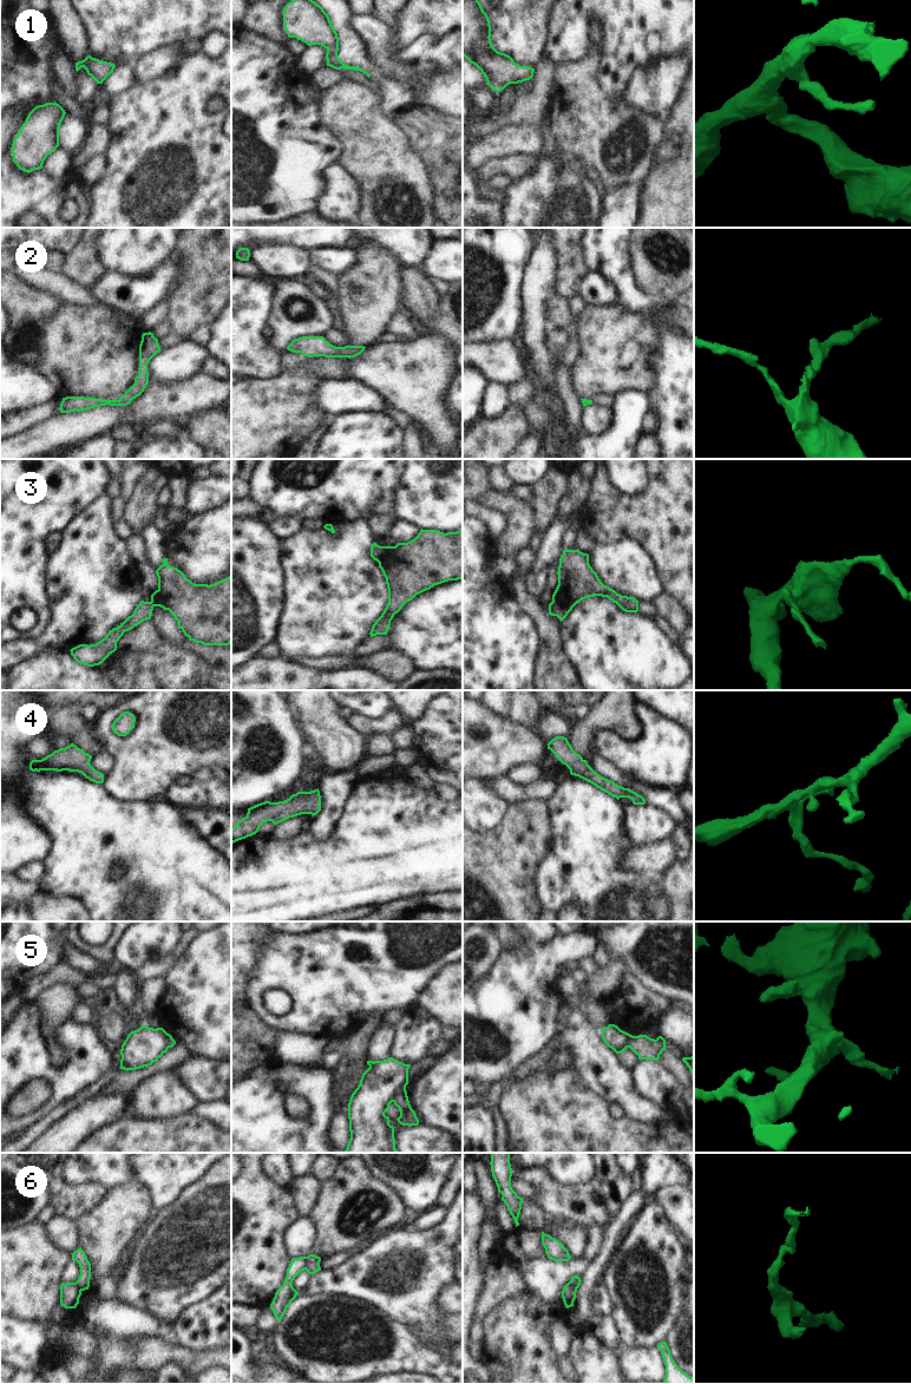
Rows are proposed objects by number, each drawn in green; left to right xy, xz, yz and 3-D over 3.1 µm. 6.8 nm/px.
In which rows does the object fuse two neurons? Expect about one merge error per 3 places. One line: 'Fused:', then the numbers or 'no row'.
Fused: 3, 5, 6

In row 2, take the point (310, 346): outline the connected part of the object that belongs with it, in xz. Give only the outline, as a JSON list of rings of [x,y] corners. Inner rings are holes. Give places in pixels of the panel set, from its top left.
[[[302,336],[294,339],[287,347],[293,353],[301,353],[308,358],[355,358],[360,355],[366,347],[363,346],[345,346],[335,347],[330,345],[323,336]]]

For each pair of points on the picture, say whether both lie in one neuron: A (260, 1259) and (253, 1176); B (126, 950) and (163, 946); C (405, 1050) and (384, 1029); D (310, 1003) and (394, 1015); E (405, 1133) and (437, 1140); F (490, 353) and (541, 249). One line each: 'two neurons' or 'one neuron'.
A: one neuron
B: one neuron
C: two neurons
D: two neurons
E: one neuron
F: two neurons

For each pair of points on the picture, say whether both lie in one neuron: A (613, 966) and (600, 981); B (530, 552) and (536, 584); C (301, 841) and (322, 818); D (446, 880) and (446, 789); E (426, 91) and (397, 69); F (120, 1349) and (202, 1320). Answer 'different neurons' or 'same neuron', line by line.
A: same neuron
B: different neurons
C: different neurons
D: different neurons
E: same neuron
F: different neurons

